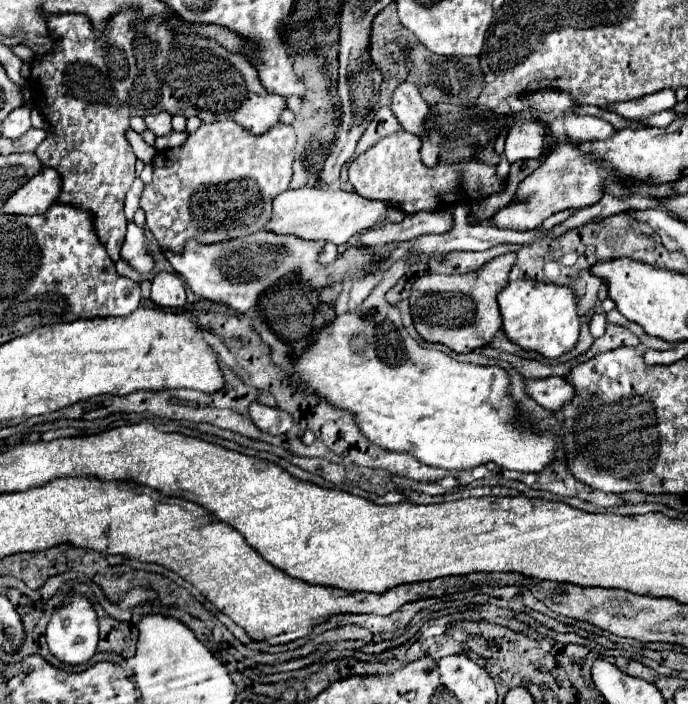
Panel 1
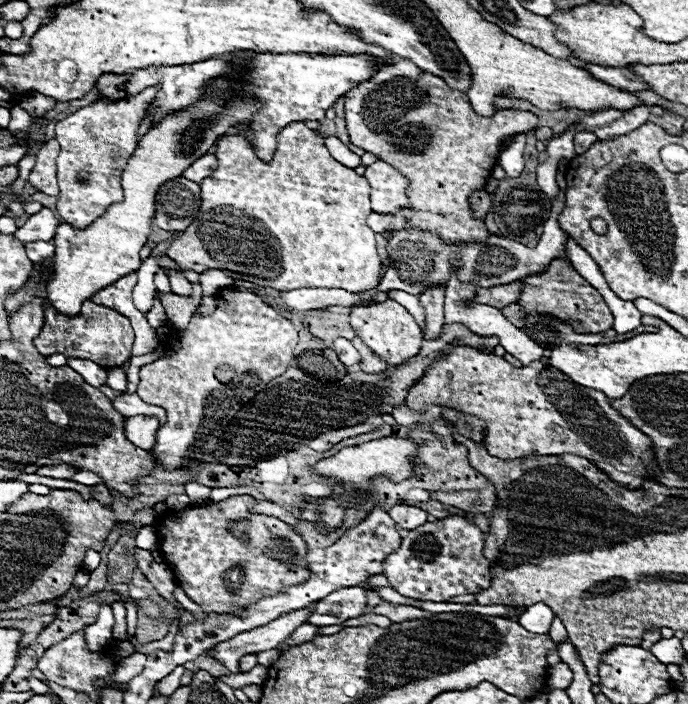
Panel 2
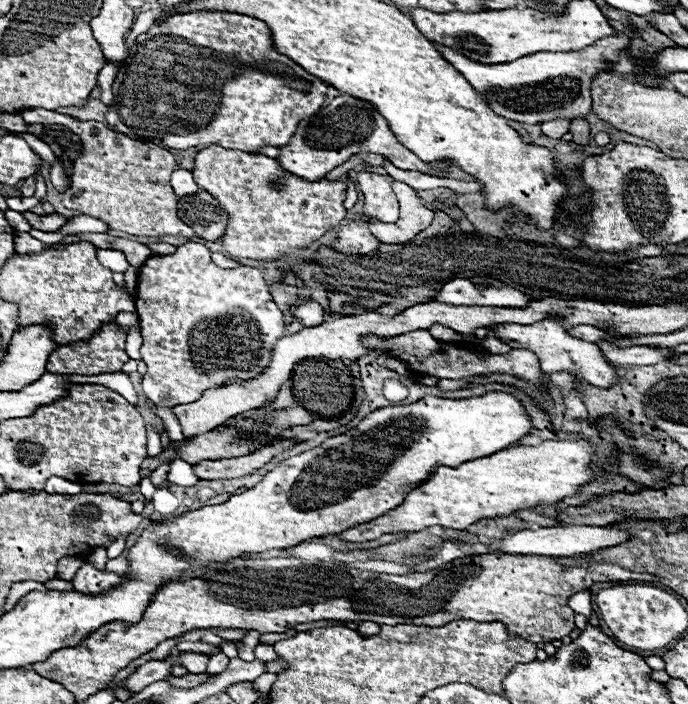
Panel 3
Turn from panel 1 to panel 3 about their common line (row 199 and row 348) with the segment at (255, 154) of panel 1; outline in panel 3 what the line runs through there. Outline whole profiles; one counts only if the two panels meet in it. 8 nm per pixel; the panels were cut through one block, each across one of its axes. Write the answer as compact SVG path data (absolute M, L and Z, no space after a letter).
M188 242L178 246L178 250L170 256L152 256L144 262L144 266L138 272L138 286L136 286L136 314L140 320L140 332L144 338L144 344L140 348L142 360L148 366L146 376L142 378L142 390L144 394L152 400L154 406L160 408L173 408L178 404L188 404L194 402L196 398L202 396L204 390L208 388L216 388L216 386L228 386L228 384L238 384L244 380L252 380L258 378L270 364L270 356L272 350L276 346L276 342L286 334L286 324L284 324L284 314L278 310L278 306L274 304L272 296L270 296L270 288L266 284L266 280L262 278L262 274L254 268L232 268L232 270L224 270L218 268L212 260L210 260L210 250L204 244L198 242Z

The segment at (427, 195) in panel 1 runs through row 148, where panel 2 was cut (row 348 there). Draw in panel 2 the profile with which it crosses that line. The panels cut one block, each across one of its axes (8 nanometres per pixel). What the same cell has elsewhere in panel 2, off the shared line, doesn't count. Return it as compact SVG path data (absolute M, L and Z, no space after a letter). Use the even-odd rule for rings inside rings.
M388 300L384 304L374 304L374 306L352 308L350 326L356 330L362 342L390 366L398 366L400 362L406 362L420 350L422 330L418 328L416 320L408 314L408 310L394 300ZM468 346L446 348L440 356L428 366L424 378L420 378L406 396L406 404L414 412L424 412L426 406L452 406L460 412L474 414L486 422L486 440L484 446L488 454L514 460L524 456L554 456L554 454L576 454L588 458L594 466L598 466L610 480L636 490L644 488L644 480L656 480L660 476L660 468L656 466L656 454L652 450L652 440L644 436L636 426L632 426L622 414L616 414L610 400L600 392L572 382L566 374L556 370L554 366L532 362L530 366L516 368L504 358L488 352L480 352Z

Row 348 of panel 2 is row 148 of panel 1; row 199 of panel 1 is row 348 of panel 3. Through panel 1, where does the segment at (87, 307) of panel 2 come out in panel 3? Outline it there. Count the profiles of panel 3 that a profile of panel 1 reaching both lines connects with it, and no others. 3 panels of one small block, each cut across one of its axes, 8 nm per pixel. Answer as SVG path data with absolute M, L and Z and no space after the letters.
M110 320L102 324L102 328L98 328L90 340L72 342L56 348L50 354L46 368L48 372L54 374L84 374L84 376L102 374L102 372L120 372L120 368L130 360L124 352L124 342L126 342L126 332L120 330L120 326L114 320Z

